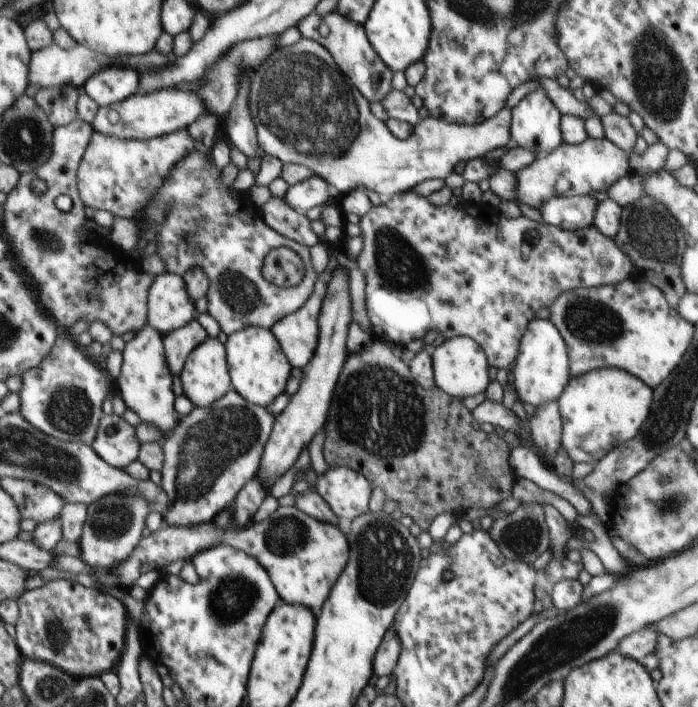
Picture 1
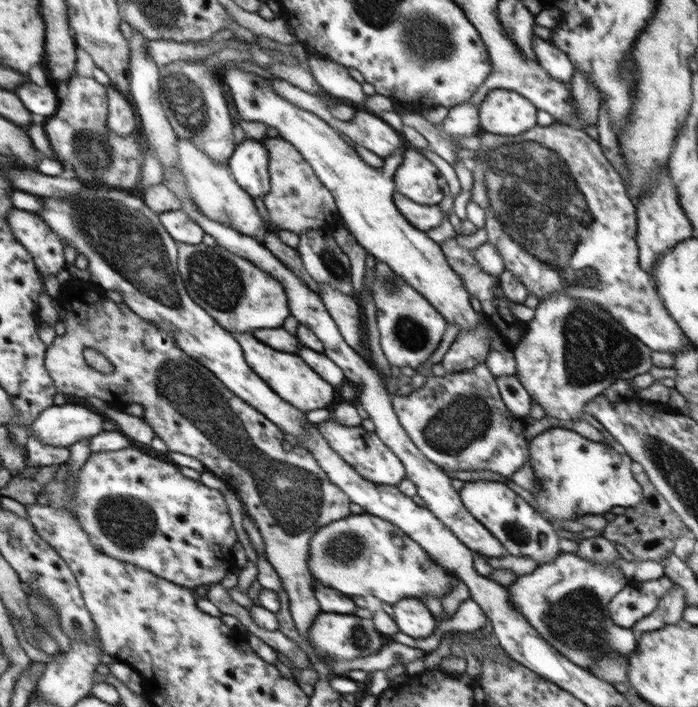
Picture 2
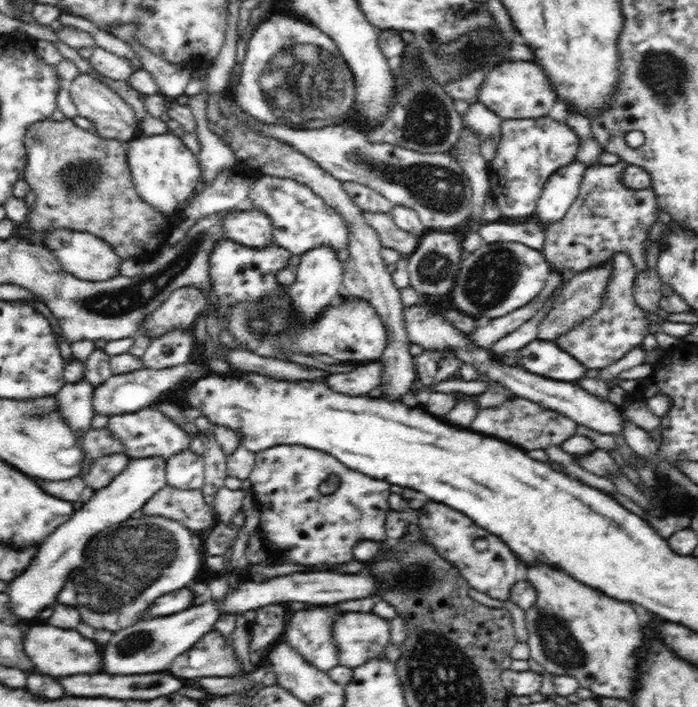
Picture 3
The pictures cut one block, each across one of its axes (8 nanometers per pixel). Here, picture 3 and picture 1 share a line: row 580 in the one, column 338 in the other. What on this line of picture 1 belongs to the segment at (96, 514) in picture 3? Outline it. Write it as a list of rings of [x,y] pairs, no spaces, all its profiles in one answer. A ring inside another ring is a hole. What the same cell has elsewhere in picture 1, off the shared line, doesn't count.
[[[332,11],[331,13],[320,16],[311,15],[308,18],[302,19],[300,22],[298,22],[297,26],[298,30],[300,30],[301,34],[305,38],[312,38],[312,40],[315,40],[317,43],[320,43],[330,54],[334,57],[334,60],[336,61],[337,66],[340,66],[340,70],[350,78],[350,80],[354,83],[354,86],[364,95],[364,98],[367,98],[369,102],[381,102],[381,100],[387,96],[387,94],[393,89],[392,85],[390,84],[392,82],[392,76],[393,72],[388,68],[387,64],[384,64],[384,61],[380,58],[380,55],[377,54],[377,52],[374,50],[374,47],[372,44],[370,44],[370,41],[368,40],[364,25],[358,24],[357,22],[354,22],[353,20],[350,20],[347,16],[342,16],[339,14],[338,11]]]

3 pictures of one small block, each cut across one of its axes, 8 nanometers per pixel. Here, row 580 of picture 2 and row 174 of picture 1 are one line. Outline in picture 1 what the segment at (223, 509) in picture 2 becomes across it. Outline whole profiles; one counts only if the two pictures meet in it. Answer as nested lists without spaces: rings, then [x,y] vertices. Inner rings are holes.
[[[193,151],[186,155],[169,172],[159,190],[146,208],[146,220],[152,228],[160,229],[156,236],[159,242],[156,254],[163,258],[168,273],[183,275],[192,267],[200,267],[210,279],[208,298],[208,310],[210,316],[218,322],[222,332],[227,335],[238,332],[243,328],[262,327],[271,329],[281,318],[296,312],[310,298],[313,286],[318,281],[318,273],[314,270],[311,261],[309,246],[298,244],[292,239],[278,234],[273,228],[264,222],[258,208],[255,208],[250,199],[249,191],[241,192],[240,195],[232,196],[233,186],[221,186],[219,178],[221,172],[212,164],[210,157]],[[288,247],[300,255],[304,264],[303,279],[295,287],[281,287],[268,282],[262,274],[265,256],[274,249]]]

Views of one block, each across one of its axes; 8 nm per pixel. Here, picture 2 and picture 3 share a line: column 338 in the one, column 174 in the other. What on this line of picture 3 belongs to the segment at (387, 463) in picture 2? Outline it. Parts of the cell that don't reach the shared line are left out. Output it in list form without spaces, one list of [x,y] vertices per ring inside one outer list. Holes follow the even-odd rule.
[[[154,406],[134,413],[110,416],[107,428],[116,440],[123,442],[125,454],[128,456],[139,458],[161,456],[163,460],[167,461],[174,454],[180,454],[190,448],[190,434]]]

